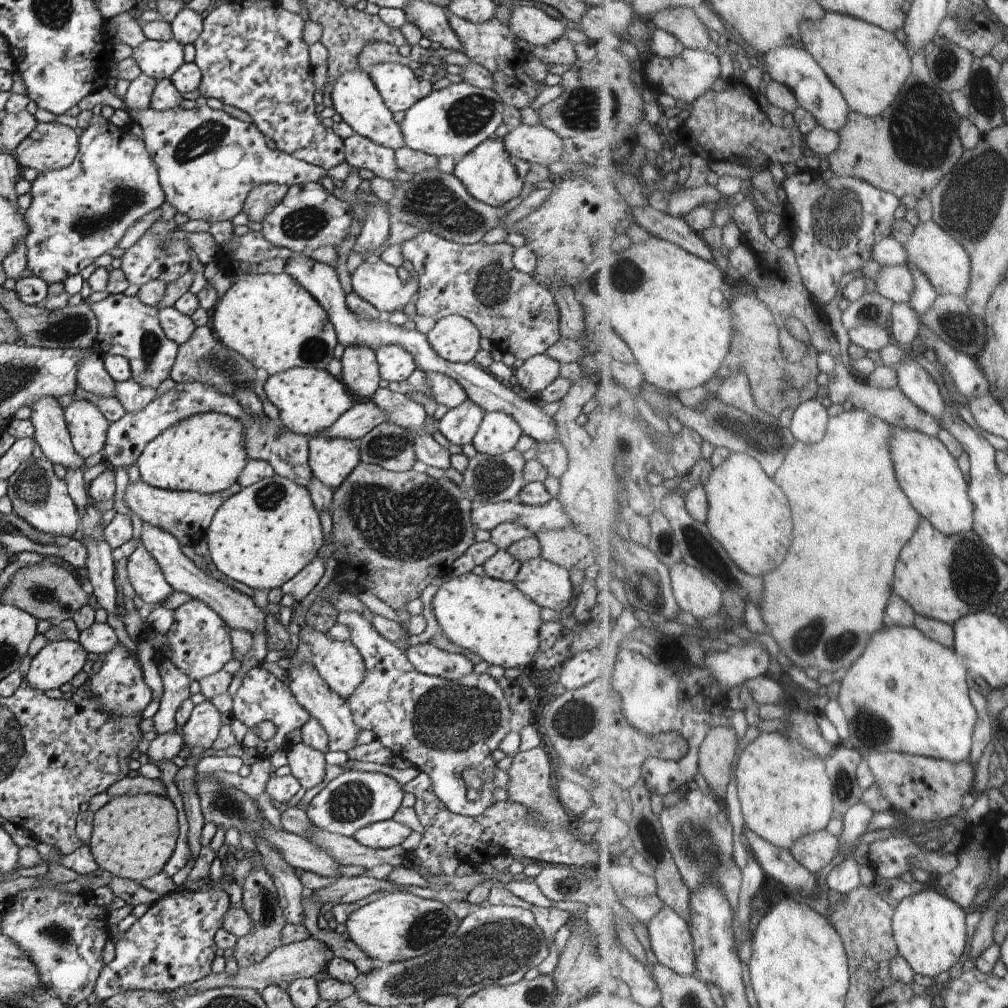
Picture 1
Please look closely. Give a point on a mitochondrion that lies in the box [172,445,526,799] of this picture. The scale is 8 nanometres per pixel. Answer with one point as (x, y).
(410, 518)

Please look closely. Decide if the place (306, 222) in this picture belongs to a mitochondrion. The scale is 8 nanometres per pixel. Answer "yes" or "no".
yes

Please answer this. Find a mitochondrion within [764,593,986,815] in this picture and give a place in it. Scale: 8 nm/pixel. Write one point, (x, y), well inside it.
(813, 636)

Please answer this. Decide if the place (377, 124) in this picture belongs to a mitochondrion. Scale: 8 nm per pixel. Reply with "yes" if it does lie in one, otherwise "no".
no

